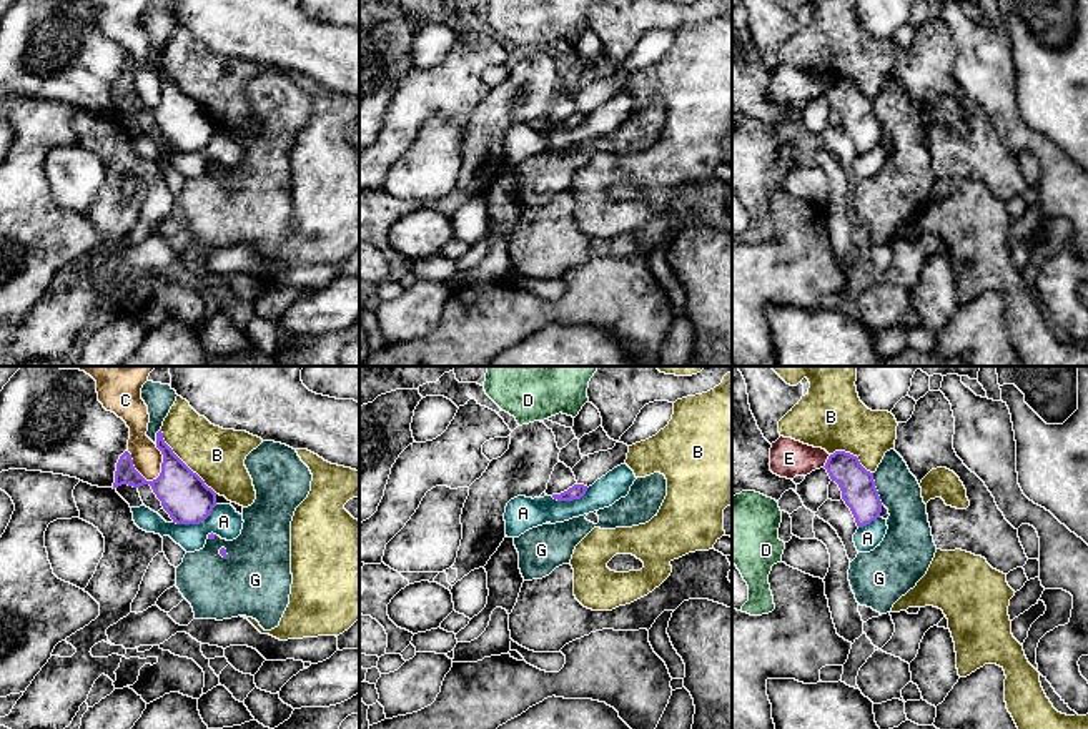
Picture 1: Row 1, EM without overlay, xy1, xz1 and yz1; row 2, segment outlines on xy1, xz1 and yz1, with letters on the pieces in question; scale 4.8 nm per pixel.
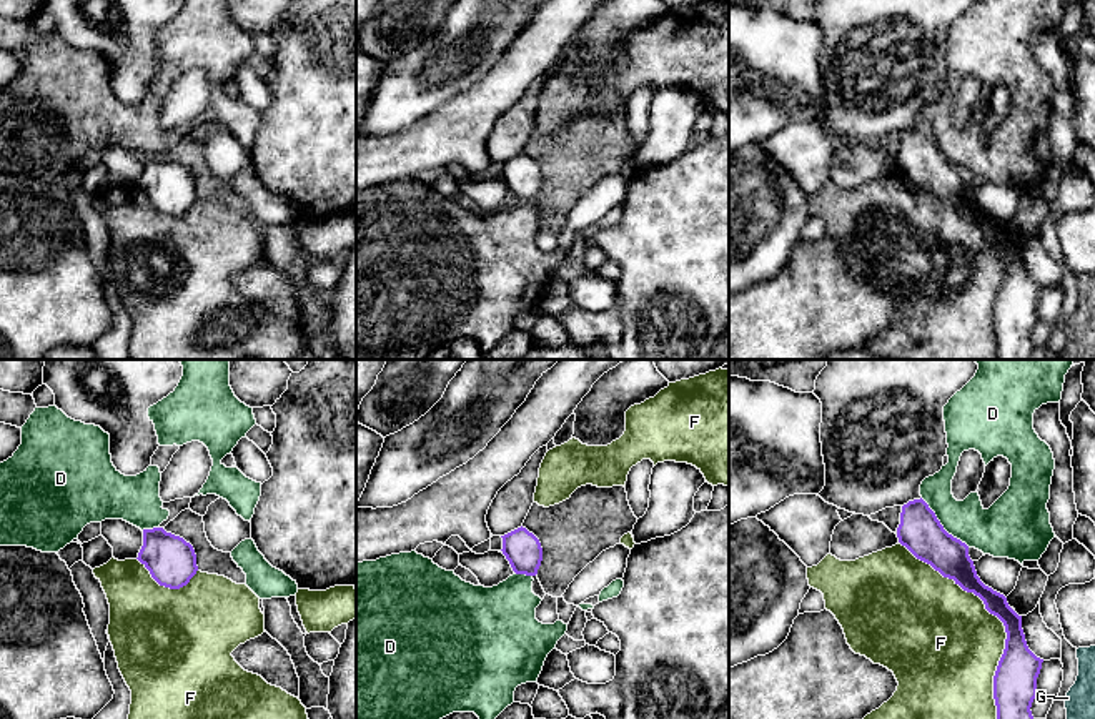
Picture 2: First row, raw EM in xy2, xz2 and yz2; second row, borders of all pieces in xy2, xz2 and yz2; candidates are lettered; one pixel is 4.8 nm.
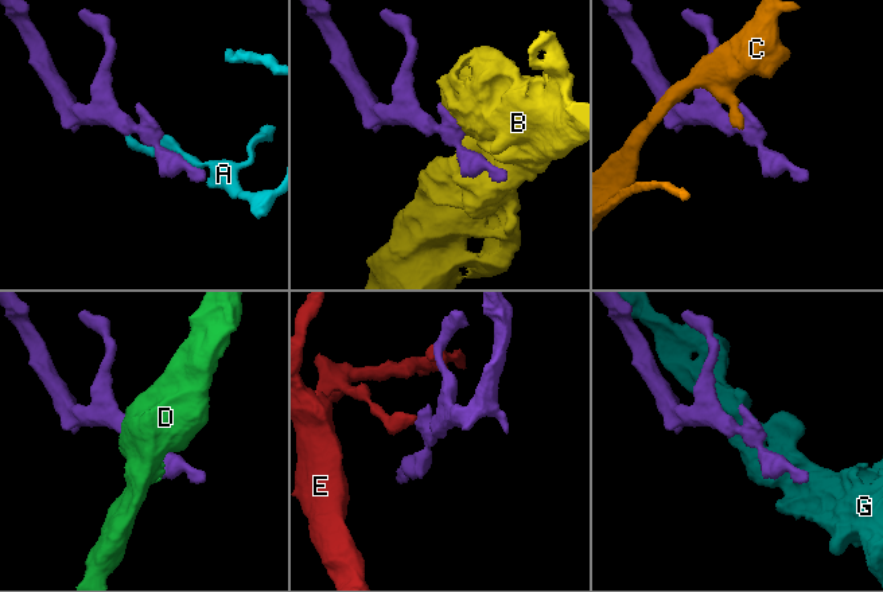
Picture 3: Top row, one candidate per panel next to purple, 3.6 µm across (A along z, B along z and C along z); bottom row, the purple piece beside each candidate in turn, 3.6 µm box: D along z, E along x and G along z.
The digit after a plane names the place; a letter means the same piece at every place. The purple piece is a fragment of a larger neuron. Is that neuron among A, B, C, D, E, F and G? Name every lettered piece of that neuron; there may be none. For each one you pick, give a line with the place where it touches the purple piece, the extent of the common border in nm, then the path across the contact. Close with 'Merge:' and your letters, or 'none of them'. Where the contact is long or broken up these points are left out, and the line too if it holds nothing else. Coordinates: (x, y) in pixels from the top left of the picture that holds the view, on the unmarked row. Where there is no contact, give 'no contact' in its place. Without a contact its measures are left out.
Merge: none of them

